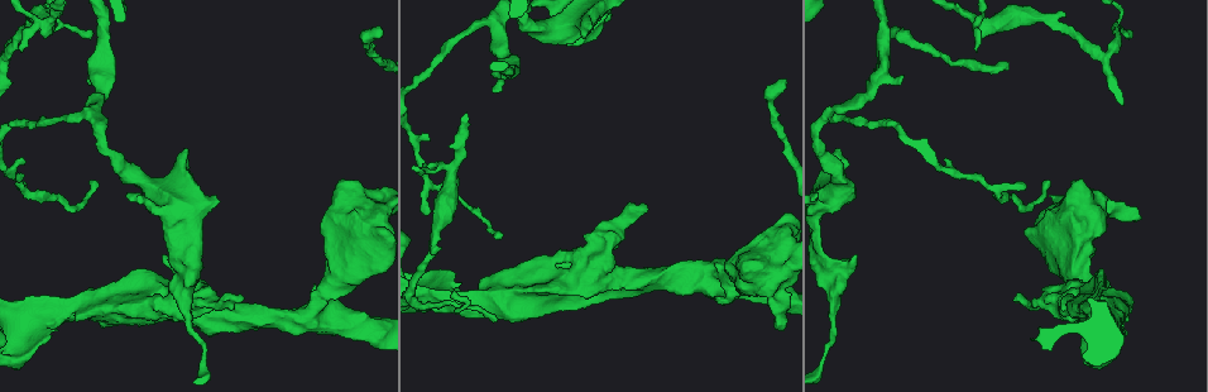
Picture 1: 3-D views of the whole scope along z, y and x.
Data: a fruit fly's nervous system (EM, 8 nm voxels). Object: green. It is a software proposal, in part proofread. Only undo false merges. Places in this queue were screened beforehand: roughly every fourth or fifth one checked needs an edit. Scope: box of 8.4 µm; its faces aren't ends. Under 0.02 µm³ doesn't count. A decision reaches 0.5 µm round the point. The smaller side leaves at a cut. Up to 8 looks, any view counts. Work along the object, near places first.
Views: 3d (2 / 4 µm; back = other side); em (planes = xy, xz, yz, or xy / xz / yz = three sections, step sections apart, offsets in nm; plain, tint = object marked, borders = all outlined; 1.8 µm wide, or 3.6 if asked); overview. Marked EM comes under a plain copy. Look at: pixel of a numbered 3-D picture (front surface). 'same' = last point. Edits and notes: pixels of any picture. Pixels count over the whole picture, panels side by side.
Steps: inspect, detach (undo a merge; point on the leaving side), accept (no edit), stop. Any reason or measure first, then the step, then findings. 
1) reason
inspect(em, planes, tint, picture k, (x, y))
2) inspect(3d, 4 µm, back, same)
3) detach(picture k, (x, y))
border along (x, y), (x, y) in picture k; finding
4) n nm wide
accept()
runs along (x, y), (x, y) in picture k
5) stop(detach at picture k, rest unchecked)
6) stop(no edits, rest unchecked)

four or more arms meet
inspect(em, xy, step 8, borders, picture 1, (306, 316))

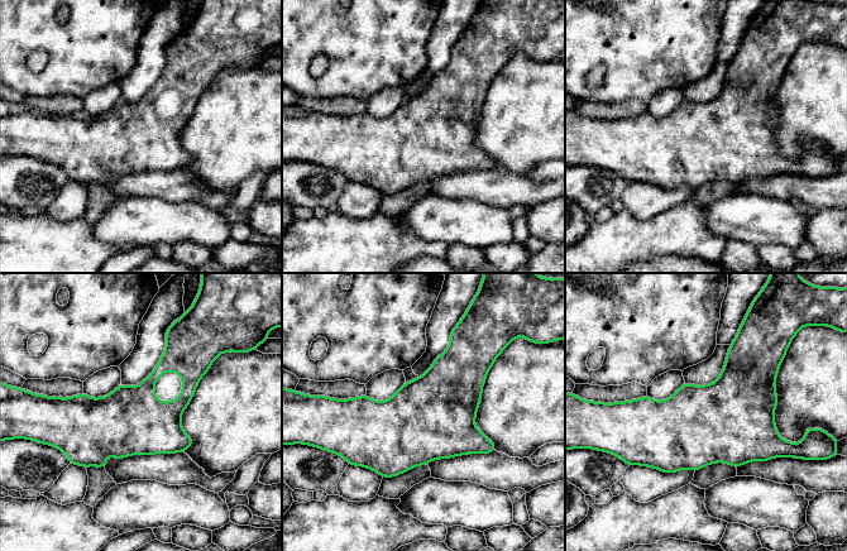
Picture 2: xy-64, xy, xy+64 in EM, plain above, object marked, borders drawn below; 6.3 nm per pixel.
accept()
all the same neuron

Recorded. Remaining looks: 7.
sharp bend
inspect(3d, 4 µm, picture 1, (770, 273))

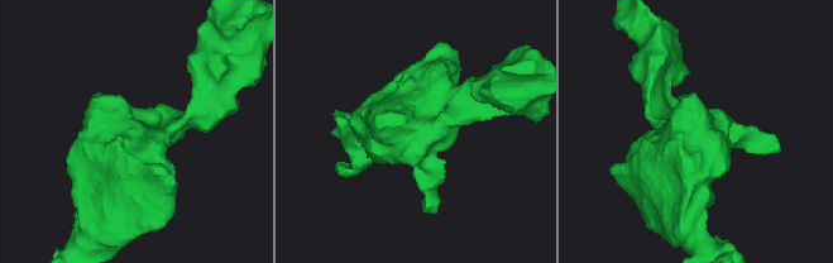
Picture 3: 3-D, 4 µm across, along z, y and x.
inspect(em, 3.6 µm, planes, tint, picture 3, (415, 130))

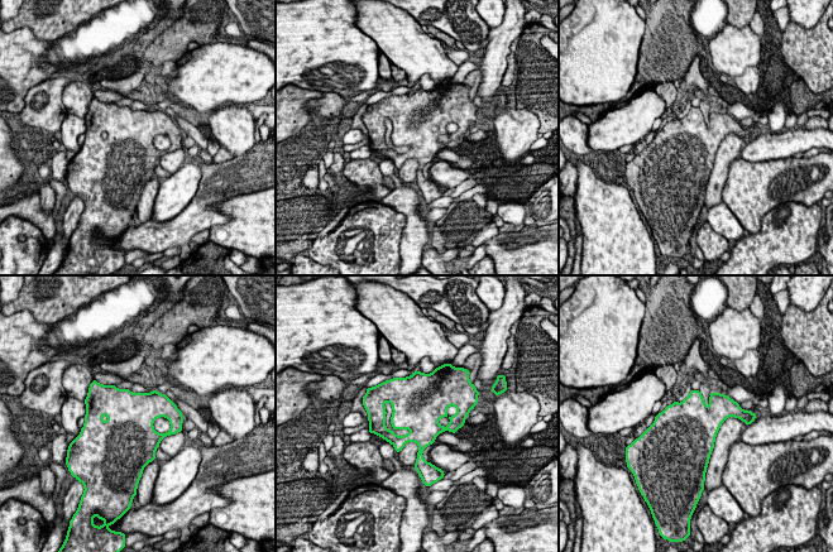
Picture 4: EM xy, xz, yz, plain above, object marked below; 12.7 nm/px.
650 nm wide
accept()
all the same neuron

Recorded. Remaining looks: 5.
touches itself
inspect(em, xy, step 4, tint, picture 1, (50, 335))

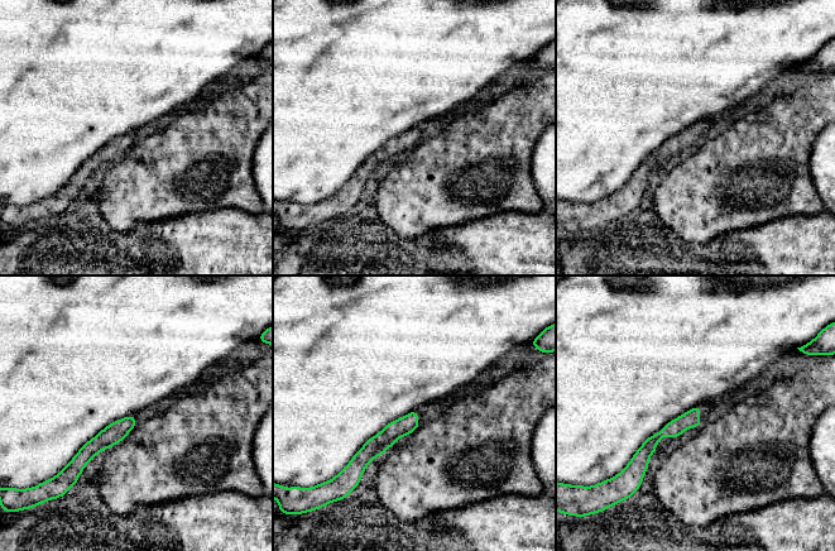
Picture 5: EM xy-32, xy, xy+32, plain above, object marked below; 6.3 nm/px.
110 nm wide
accept()
runs along (696, 411), (648, 446), (642, 468) in picture 5; continuous, no second neuron

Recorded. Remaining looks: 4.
a fork
inspect(em, xy, step 16, tint, picture 1, (48, 21))

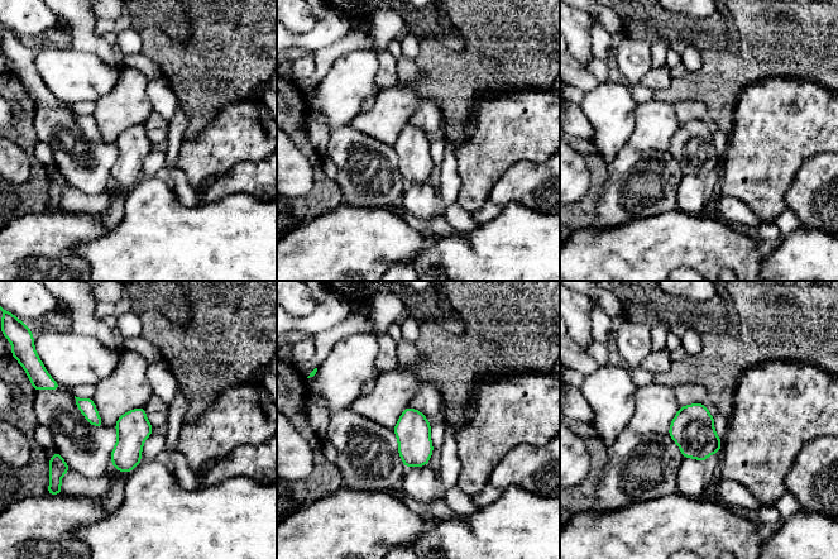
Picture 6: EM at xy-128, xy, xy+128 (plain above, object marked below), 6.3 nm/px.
cut it another way
inspect(em, planes, tint, same)

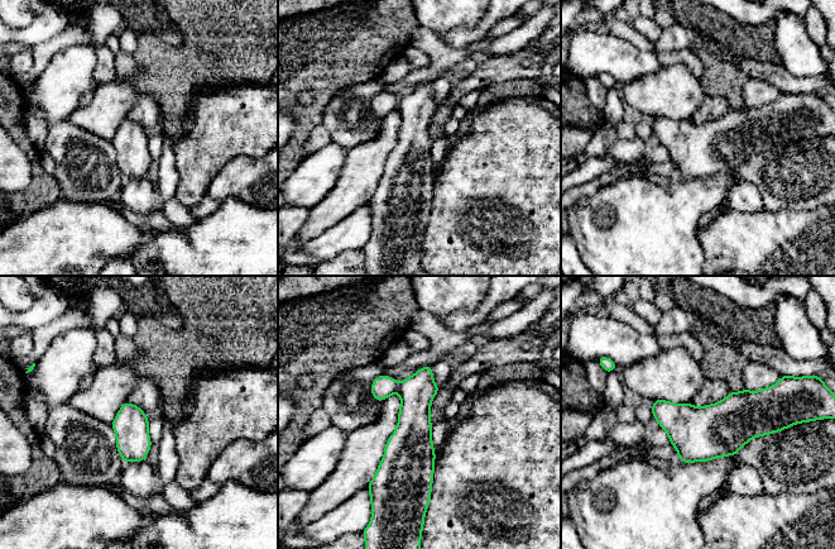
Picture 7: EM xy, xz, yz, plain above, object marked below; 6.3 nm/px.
detach(picture 7, (417, 391))
two neurons meet here

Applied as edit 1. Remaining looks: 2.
stop(detach at picture 7, rest unchecked)

